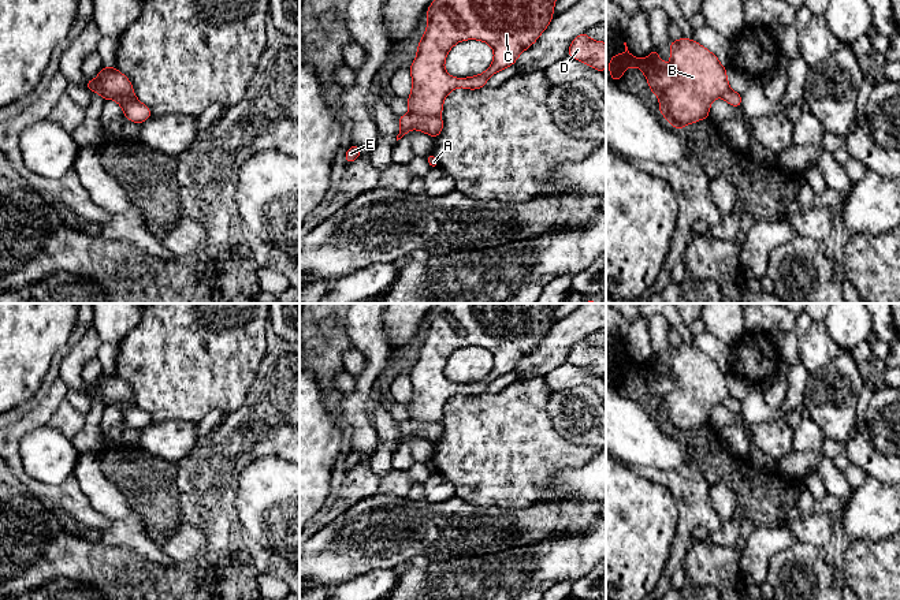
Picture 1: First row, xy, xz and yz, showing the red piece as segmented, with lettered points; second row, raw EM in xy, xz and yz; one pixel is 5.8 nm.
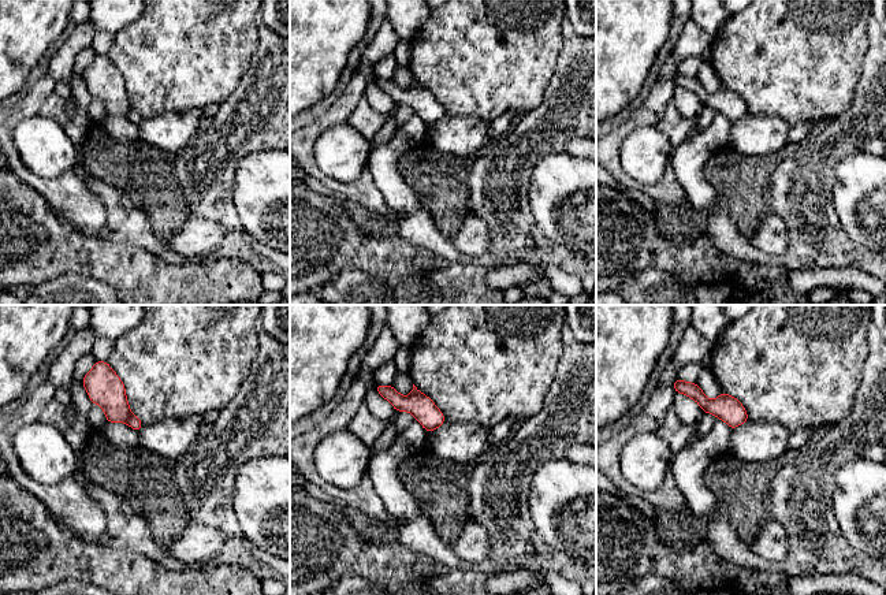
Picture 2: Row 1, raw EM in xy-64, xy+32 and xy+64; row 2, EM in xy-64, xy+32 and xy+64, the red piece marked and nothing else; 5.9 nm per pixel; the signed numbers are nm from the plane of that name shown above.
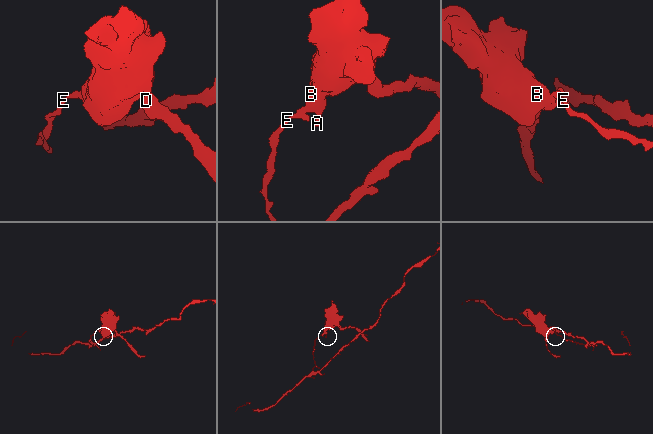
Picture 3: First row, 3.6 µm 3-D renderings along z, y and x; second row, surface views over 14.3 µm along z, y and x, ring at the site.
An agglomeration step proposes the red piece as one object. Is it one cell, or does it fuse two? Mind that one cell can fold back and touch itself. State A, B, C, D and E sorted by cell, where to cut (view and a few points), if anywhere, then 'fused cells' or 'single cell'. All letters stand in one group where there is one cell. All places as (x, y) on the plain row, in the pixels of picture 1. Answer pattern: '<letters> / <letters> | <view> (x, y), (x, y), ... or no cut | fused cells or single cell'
A E / B C D | xy (96, 384), (108, 398), (121, 402), (133, 401) | fused cells

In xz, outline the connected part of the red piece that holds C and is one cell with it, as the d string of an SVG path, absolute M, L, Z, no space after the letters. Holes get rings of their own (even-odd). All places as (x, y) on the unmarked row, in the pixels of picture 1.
M438 303L427 314L427 335L419 349L416 365L409 373L412 381L410 403L406 406L409 420L440 422L445 405L451 396L484 394L491 381L513 372L550 331L557 306L557 303ZM465 346L487 349L494 357L494 366L483 380L453 384L445 376L445 366L449 357Z

